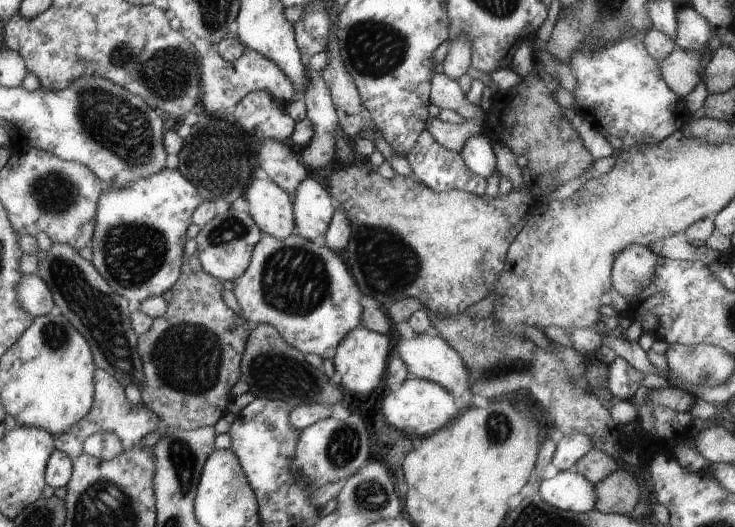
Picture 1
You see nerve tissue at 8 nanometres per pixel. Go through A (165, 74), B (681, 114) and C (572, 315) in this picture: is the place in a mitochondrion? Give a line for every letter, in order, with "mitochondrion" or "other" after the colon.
A: mitochondrion
B: other
C: other

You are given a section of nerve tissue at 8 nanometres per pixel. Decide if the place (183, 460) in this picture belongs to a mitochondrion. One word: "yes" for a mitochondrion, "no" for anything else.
yes

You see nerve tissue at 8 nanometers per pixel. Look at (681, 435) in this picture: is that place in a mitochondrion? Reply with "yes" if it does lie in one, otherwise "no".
no

